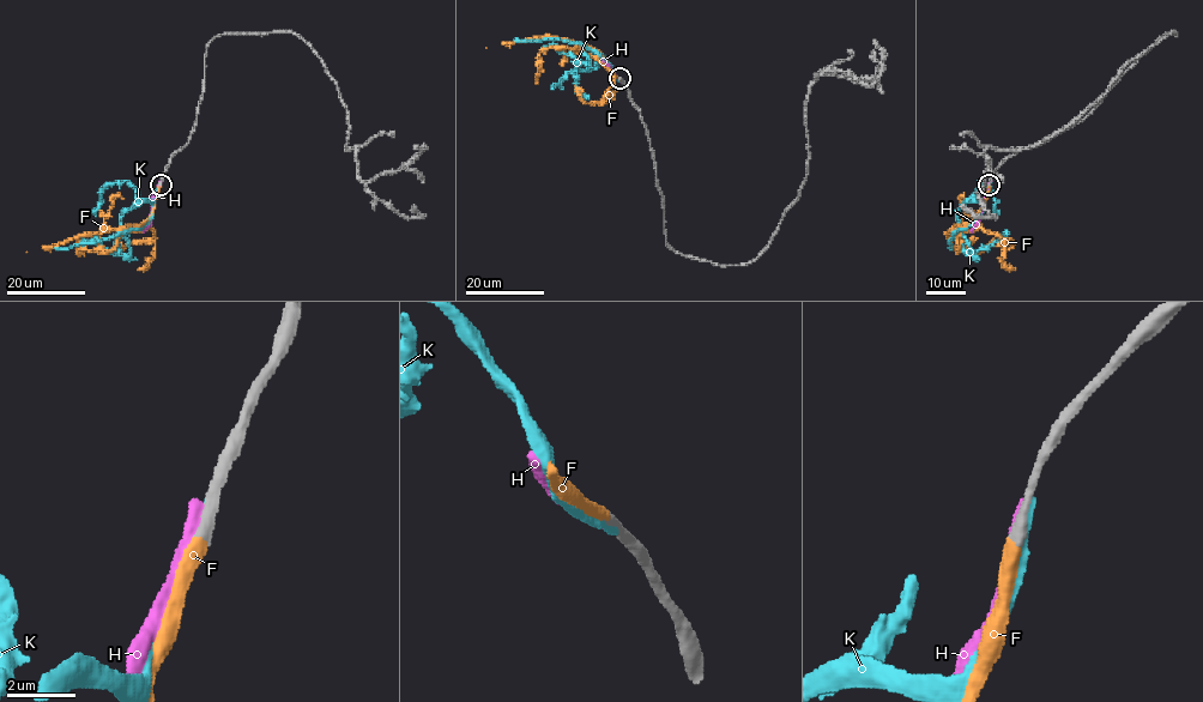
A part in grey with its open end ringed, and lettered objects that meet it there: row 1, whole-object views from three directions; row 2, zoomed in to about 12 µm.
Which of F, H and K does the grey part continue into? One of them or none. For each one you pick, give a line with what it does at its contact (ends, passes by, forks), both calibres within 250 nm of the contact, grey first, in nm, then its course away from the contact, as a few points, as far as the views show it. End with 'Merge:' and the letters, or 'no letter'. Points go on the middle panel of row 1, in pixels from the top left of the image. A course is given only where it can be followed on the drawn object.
F: it ends; calibres 360 and 400 nm; course (620, 79), (610, 67), (578, 47), (562, 47), (558, 52), (584, 54)
Merge: F

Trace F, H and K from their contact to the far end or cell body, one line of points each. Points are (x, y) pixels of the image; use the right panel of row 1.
F: (989, 185), (977, 216), (978, 225), (959, 233), (957, 250), (965, 211), (960, 201), (965, 199)
H: (990, 183), (981, 212), (971, 231)
K: (990, 182), (990, 189), (981, 201), (967, 201), (959, 209), (960, 230), (971, 254), (955, 241), (965, 243)

